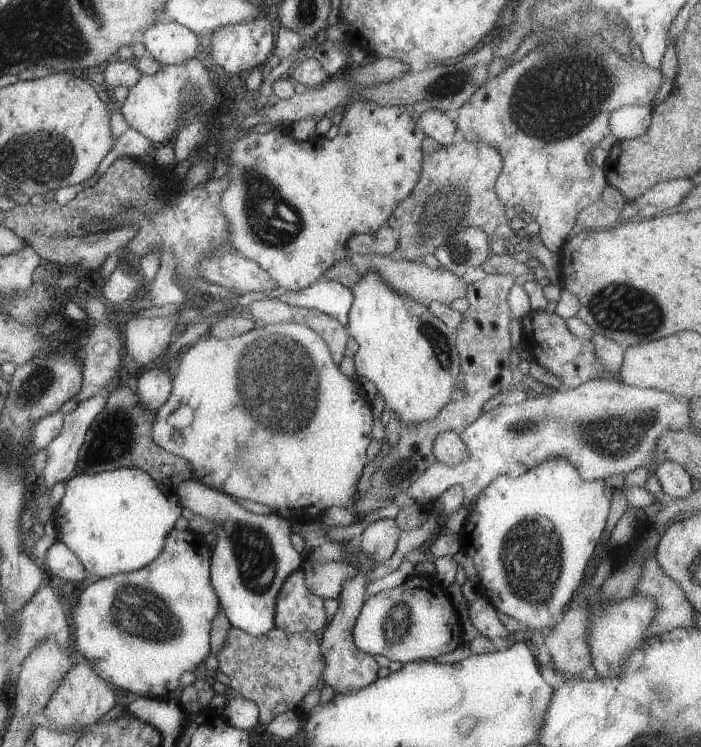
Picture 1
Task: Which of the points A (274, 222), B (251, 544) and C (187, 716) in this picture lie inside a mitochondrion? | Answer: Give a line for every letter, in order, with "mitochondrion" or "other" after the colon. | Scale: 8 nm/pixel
A: mitochondrion
B: mitochondrion
C: other

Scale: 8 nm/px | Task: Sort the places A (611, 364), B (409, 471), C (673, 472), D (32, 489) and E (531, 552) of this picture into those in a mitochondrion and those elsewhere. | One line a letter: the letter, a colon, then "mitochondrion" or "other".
A: other
B: other
C: other
D: other
E: mitochondrion

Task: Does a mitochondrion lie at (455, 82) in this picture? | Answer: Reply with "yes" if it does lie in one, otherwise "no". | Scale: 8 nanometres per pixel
yes

